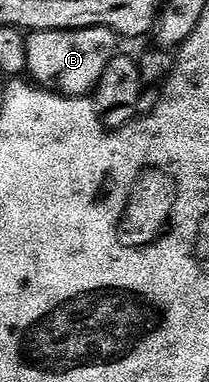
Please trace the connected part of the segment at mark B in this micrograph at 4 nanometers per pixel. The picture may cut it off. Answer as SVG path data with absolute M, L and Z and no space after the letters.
M100 27L72 31L32 31L27 35L27 75L30 82L44 91L67 95L70 99L82 99L94 92L101 75L105 73L105 67L120 50L119 46L119 36Z

